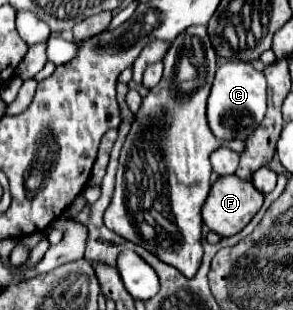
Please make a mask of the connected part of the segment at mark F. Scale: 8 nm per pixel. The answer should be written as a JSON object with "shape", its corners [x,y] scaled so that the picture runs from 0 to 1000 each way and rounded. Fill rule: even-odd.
{"shape":[[[799,561],[751,568],[689,665],[689,703],[751,761],[799,761],[867,703],[887,665],[894,626],[846,581],[819,581]]]}

